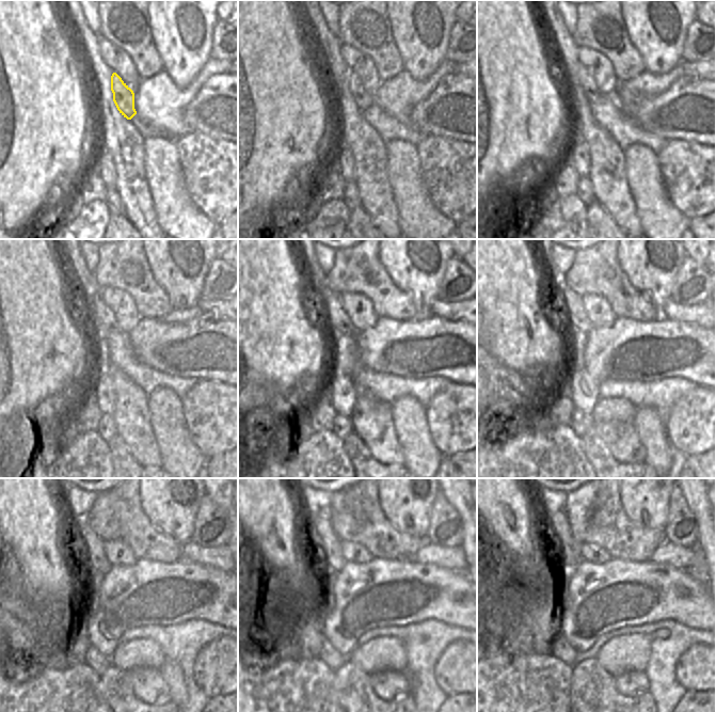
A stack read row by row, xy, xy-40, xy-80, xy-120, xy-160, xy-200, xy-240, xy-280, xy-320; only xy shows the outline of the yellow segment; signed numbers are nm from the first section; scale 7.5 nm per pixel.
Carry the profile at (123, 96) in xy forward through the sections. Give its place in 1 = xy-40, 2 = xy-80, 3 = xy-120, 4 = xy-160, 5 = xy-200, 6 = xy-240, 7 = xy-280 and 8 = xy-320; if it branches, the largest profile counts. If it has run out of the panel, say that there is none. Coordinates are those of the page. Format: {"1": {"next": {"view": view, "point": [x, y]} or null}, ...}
{"1": {"next": {"view": "xy-40", "point": [363, 98]}}, "2": {"next": {"view": "xy-80", "point": [584, 79]}}, "3": {"next": {"view": "xy-120", "point": [104, 322]}}, "4": {"next": {"view": "xy-160", "point": [337, 321]}}, "5": {"next": {"view": "xy-200", "point": [575, 316]}}, "6": {"next": {"view": "xy-240", "point": [95, 557]}}, "7": {"next": {"view": "xy-280", "point": [320, 527]}}, "8": {"next": {"view": "xy-320", "point": [558, 526]}}}

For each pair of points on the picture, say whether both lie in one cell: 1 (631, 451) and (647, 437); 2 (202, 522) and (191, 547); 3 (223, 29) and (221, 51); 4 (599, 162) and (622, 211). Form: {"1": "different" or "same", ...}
{"1": "different", "2": "different", "3": "same", "4": "same"}

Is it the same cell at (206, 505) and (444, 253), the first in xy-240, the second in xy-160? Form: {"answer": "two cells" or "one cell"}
{"answer": "two cells"}

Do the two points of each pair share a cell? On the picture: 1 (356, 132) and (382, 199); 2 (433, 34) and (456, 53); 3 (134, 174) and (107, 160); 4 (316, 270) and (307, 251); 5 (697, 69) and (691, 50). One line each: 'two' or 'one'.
1: one
2: two
3: two
4: one
5: two

